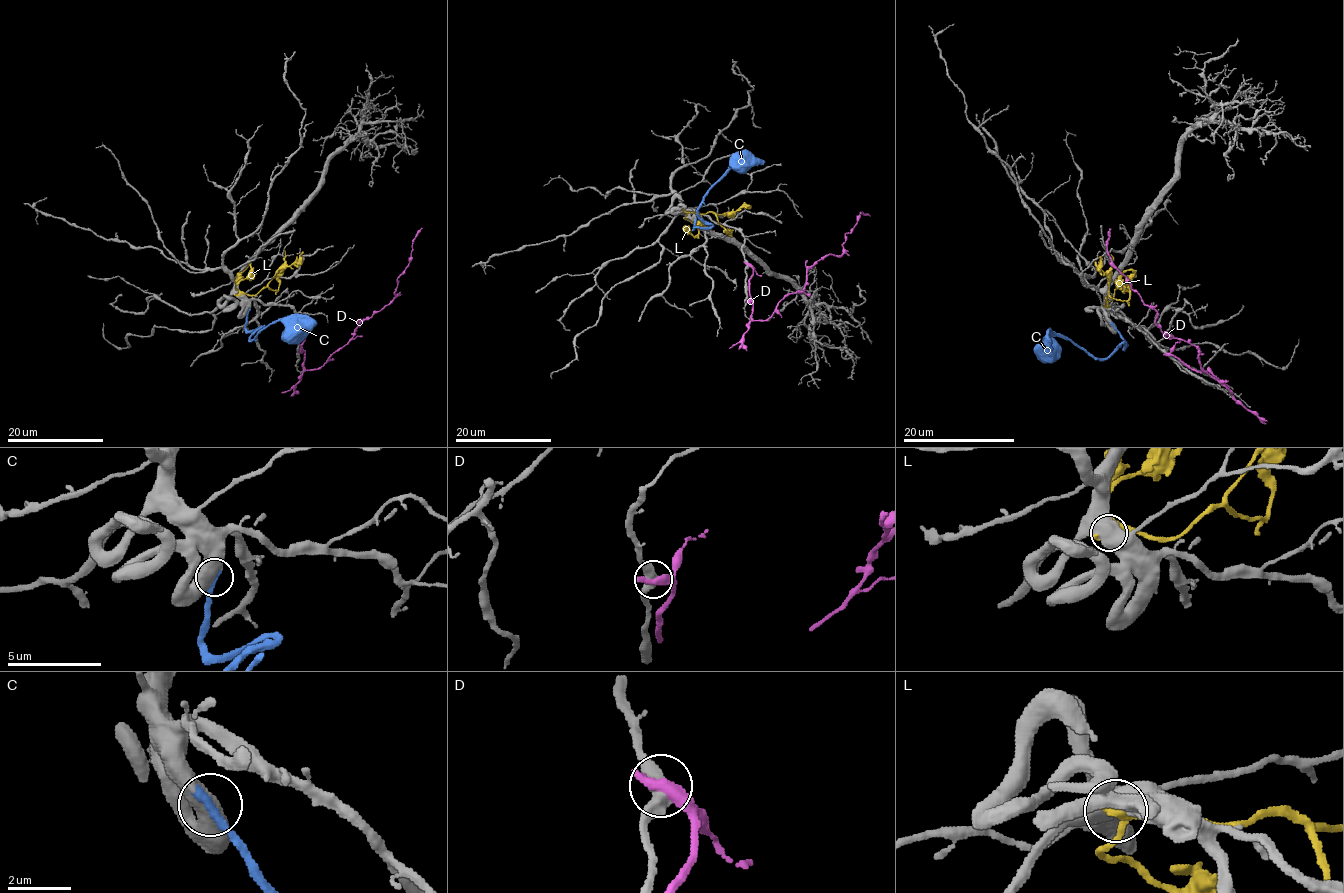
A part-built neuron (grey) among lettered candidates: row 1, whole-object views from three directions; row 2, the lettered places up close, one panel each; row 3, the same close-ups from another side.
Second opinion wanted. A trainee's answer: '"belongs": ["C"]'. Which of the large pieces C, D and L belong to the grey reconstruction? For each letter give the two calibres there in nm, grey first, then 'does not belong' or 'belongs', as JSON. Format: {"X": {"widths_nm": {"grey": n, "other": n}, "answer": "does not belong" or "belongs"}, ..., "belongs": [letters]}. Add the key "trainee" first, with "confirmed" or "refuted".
{"trainee": "confirmed", "C": {"widths_nm": {"grey": 550, "other": 360}, "answer": "belongs"}, "D": {"widths_nm": {"grey": 460, "other": 500}, "answer": "does not belong"}, "L": {"widths_nm": {"grey": 600, "other": 360}, "answer": "does not belong"}, "belongs": ["C"]}

